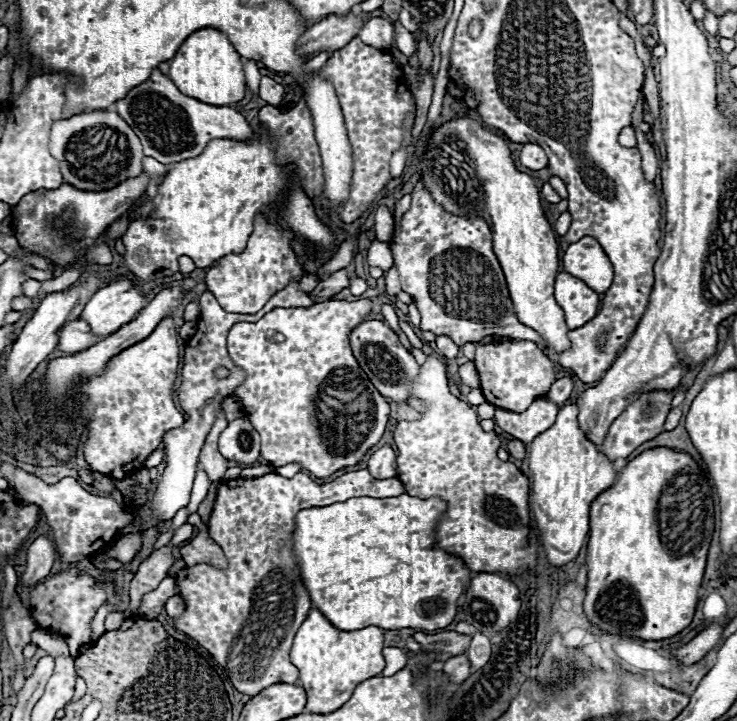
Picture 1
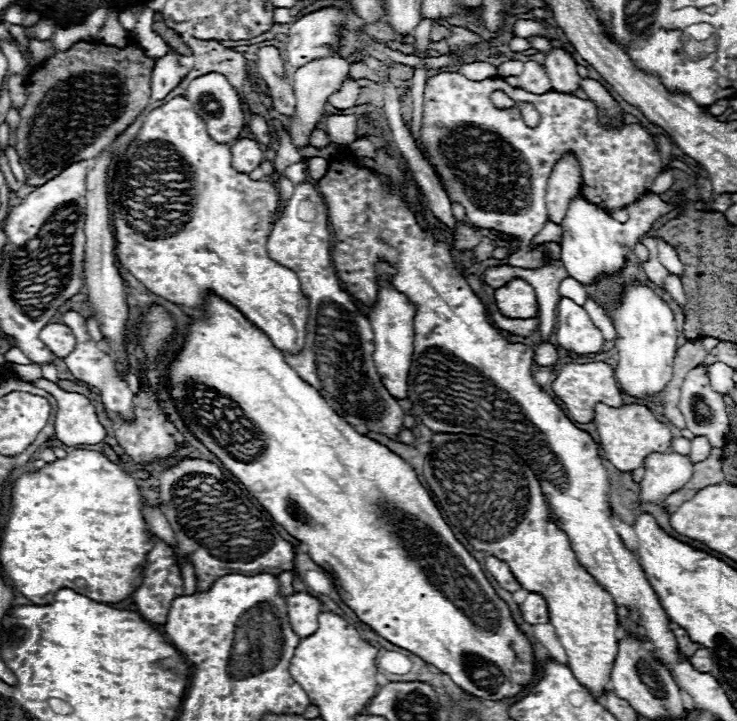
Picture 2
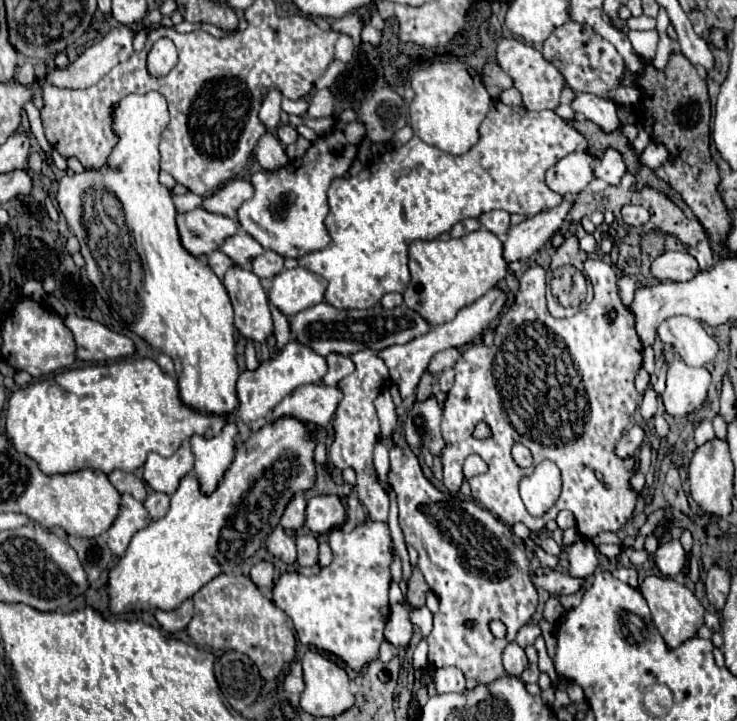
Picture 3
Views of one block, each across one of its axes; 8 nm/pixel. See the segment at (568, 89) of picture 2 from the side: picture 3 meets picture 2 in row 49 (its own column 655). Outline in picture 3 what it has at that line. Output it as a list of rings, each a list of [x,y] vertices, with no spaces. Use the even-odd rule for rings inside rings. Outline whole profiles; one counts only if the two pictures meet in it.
[[[672,538],[668,542],[662,542],[654,554],[654,562],[658,566],[658,570],[662,572],[662,576],[678,576],[684,570],[688,552],[682,548],[678,538]]]

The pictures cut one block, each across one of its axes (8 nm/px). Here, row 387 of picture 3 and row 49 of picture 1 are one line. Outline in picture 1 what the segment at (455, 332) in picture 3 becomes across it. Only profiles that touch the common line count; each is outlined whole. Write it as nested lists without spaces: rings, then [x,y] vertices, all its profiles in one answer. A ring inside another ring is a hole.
[[[398,20],[394,22],[394,44],[404,56],[412,56],[416,52],[416,38],[410,30],[406,30]]]

